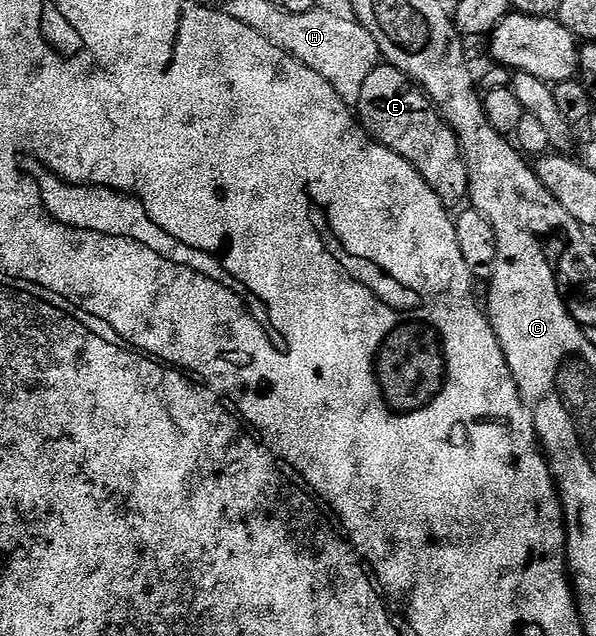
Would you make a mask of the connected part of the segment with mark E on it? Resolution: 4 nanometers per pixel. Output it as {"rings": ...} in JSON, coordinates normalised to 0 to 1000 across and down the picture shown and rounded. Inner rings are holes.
{"rings":[[[654,102],[629,105],[606,140],[599,187],[609,204],[641,231],[680,247],[738,316],[762,322],[785,311],[787,272],[770,219],[710,148],[708,137],[691,131],[680,115]]]}

